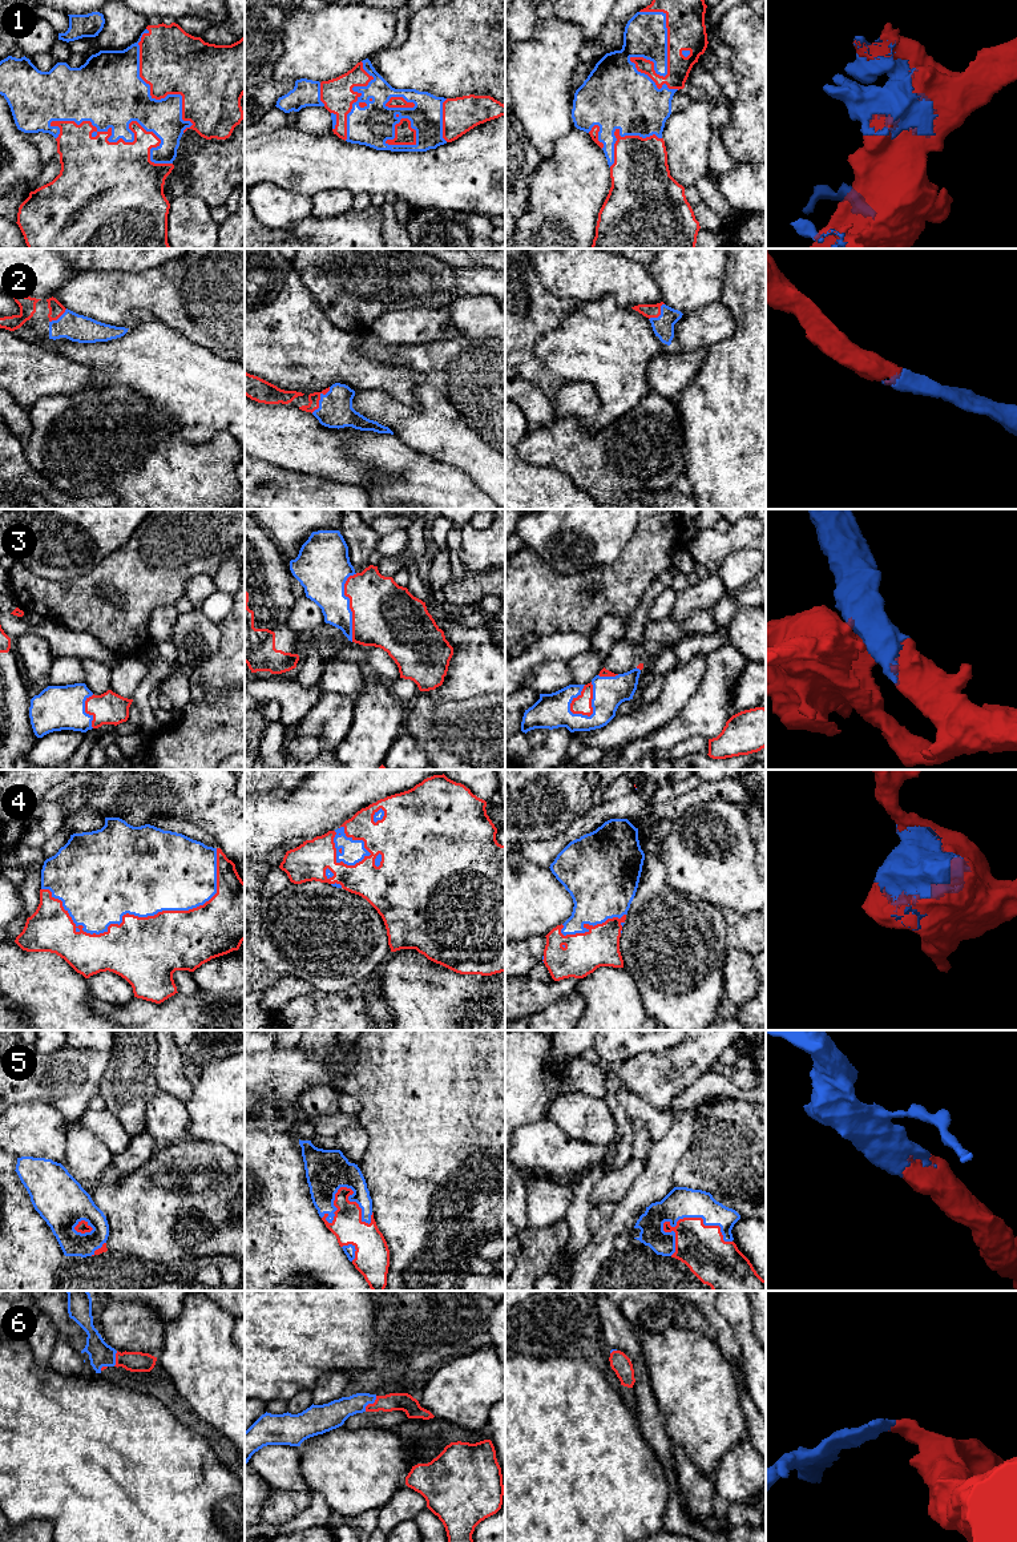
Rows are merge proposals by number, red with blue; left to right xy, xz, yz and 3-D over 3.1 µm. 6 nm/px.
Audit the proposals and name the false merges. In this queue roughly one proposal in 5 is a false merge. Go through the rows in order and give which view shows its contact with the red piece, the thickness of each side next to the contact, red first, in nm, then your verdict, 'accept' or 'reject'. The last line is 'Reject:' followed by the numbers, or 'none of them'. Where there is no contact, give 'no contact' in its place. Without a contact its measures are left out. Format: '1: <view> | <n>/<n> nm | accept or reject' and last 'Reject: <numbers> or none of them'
1: xy | 480/280 nm | accept
2: xz | 70/220 nm | accept
3: yz | 110/220 nm | accept
4: xy | 420/480 nm | accept
5: yz | 280/190 nm | accept
6: xz | 110/160 nm | accept
Reject: none of them

